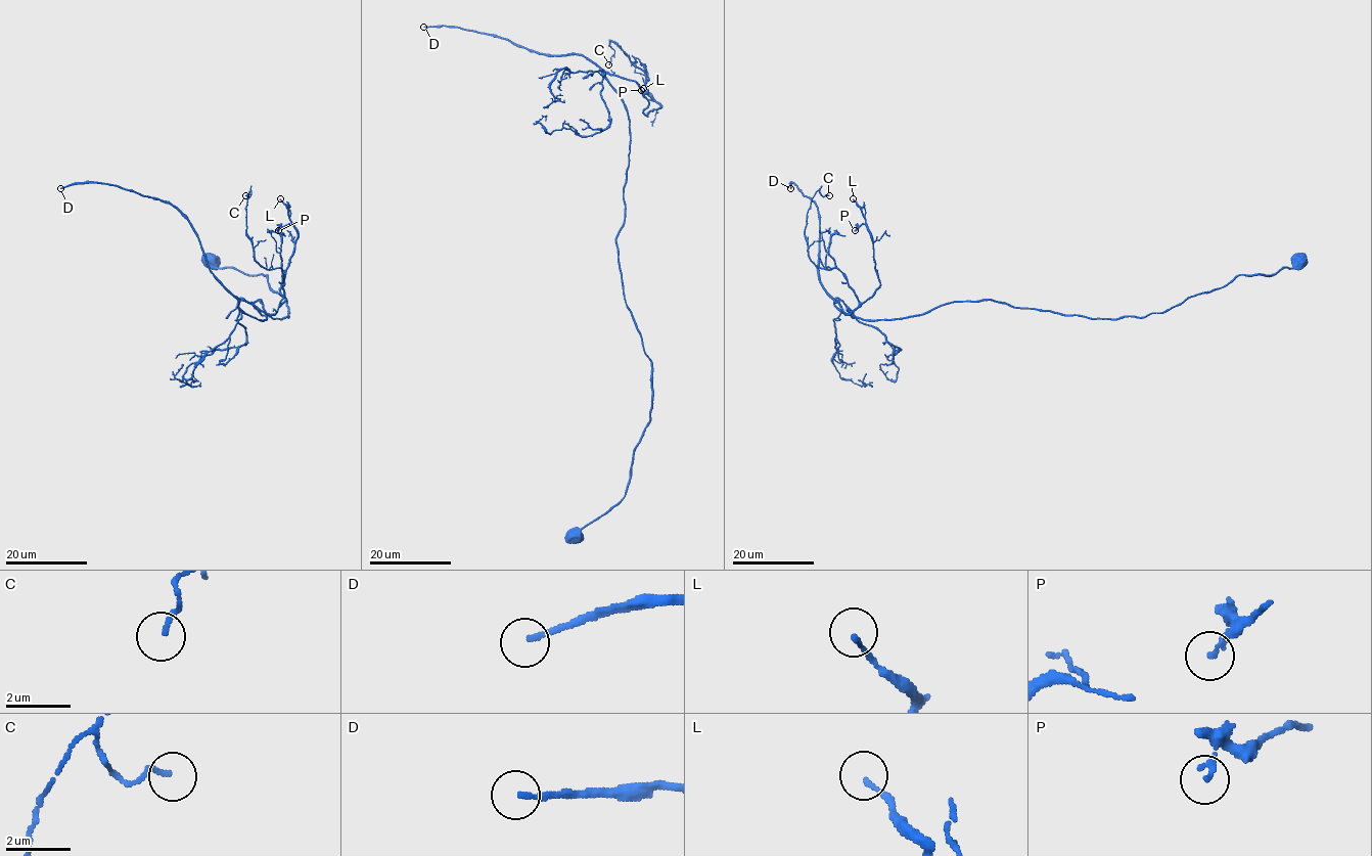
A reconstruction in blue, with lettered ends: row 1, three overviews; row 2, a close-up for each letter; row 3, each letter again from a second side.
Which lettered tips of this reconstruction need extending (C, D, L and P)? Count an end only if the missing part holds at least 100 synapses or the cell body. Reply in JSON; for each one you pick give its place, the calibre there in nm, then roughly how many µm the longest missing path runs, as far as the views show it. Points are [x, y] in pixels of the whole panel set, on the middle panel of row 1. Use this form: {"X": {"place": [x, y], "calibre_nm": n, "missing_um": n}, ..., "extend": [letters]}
{"D": {"place": [423, 27], "calibre_nm": 160, "missing_um": 180}, "extend": ["D"]}

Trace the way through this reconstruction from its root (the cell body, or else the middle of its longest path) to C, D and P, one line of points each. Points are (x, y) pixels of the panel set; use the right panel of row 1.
C: (1299, 259), (1144, 317), (979, 300), (863, 320), (808, 254), (829, 195)
D: (1299, 259), (1144, 317), (1094, 319), (979, 300), (863, 320), (841, 311), (818, 278), (818, 209), (790, 188)
P: (1299, 259), (1144, 317), (979, 300), (863, 320), (835, 305), (850, 314), (880, 285), (871, 232), (855, 230)

